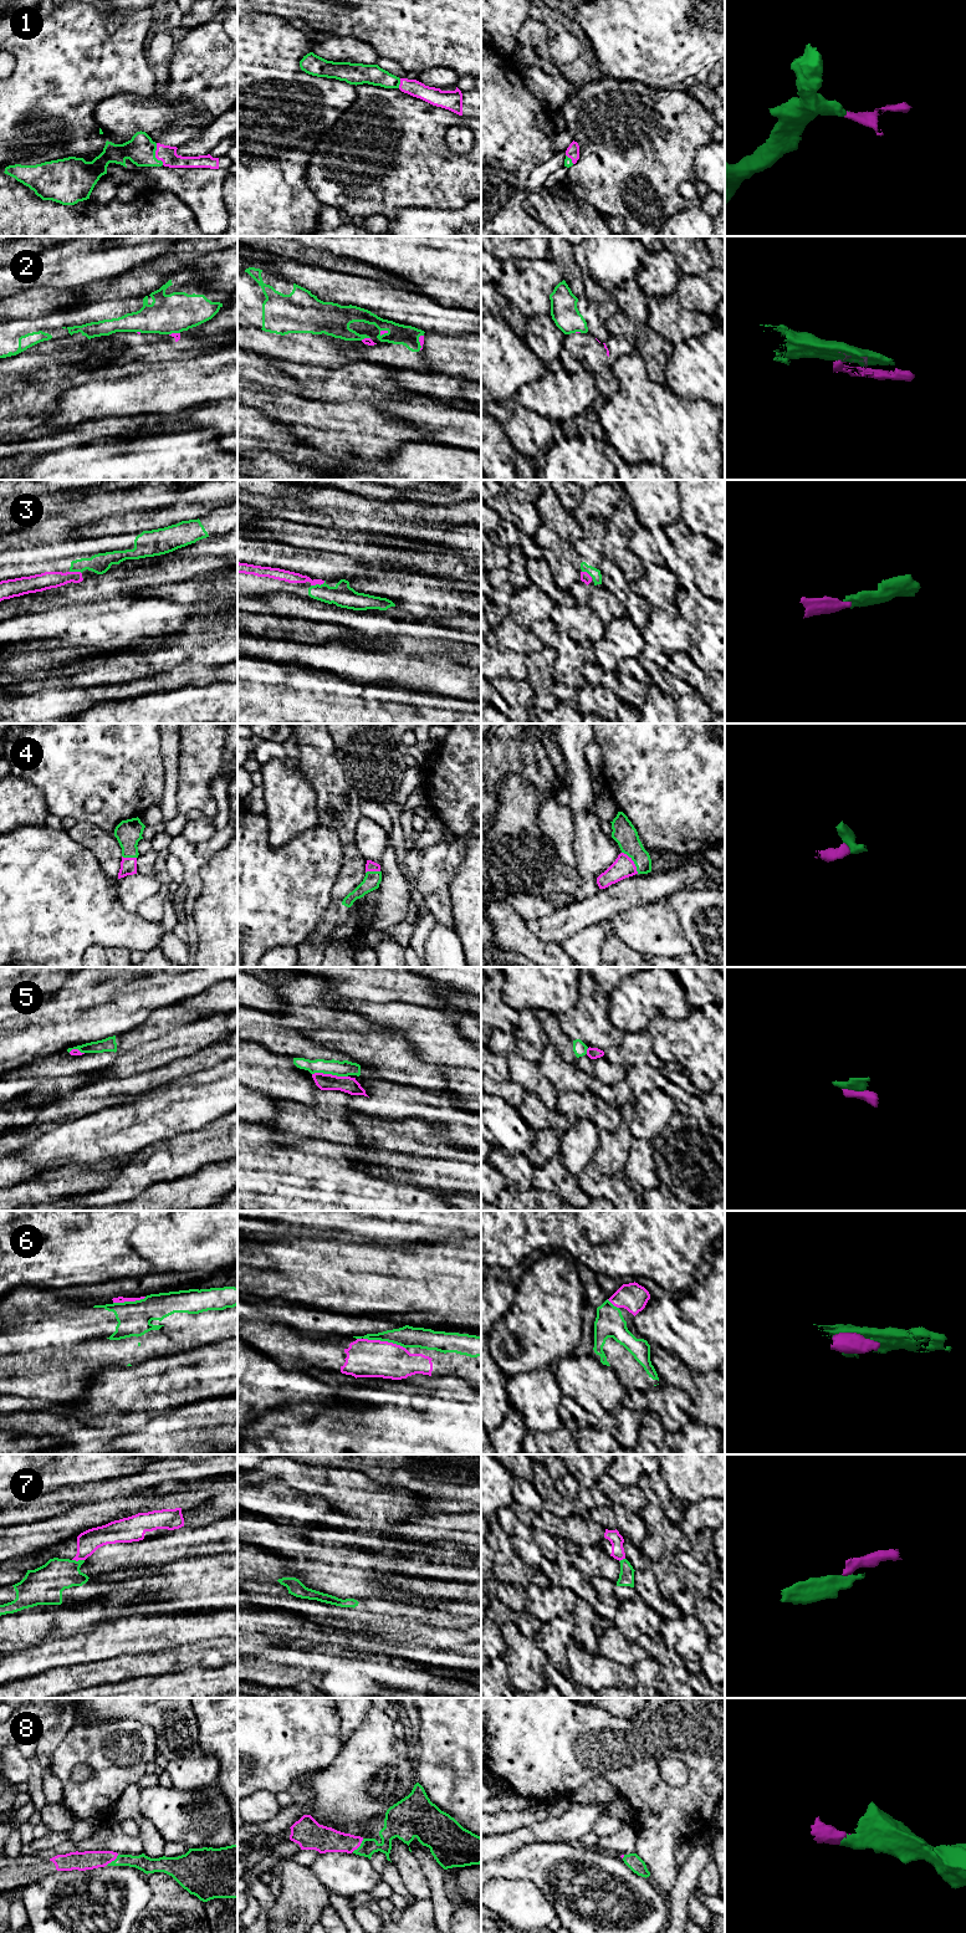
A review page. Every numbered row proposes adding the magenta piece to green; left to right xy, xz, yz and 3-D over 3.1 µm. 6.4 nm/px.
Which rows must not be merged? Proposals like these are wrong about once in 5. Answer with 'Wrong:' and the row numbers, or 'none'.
Wrong: 2, 7

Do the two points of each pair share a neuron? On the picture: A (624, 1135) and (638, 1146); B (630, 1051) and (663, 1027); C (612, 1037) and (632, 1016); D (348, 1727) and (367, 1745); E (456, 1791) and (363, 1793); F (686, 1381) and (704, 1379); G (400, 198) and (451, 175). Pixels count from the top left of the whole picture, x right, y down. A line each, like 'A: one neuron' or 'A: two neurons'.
A: two neurons
B: two neurons
C: two neurons
D: two neurons
E: two neurons
F: one neuron
G: one neuron

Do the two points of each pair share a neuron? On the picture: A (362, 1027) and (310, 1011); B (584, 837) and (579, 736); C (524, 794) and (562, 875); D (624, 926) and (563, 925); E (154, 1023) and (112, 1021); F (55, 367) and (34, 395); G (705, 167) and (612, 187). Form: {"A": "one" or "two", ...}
{"A": "one", "B": "one", "C": "one", "D": "two", "E": "two", "F": "one", "G": "two"}

